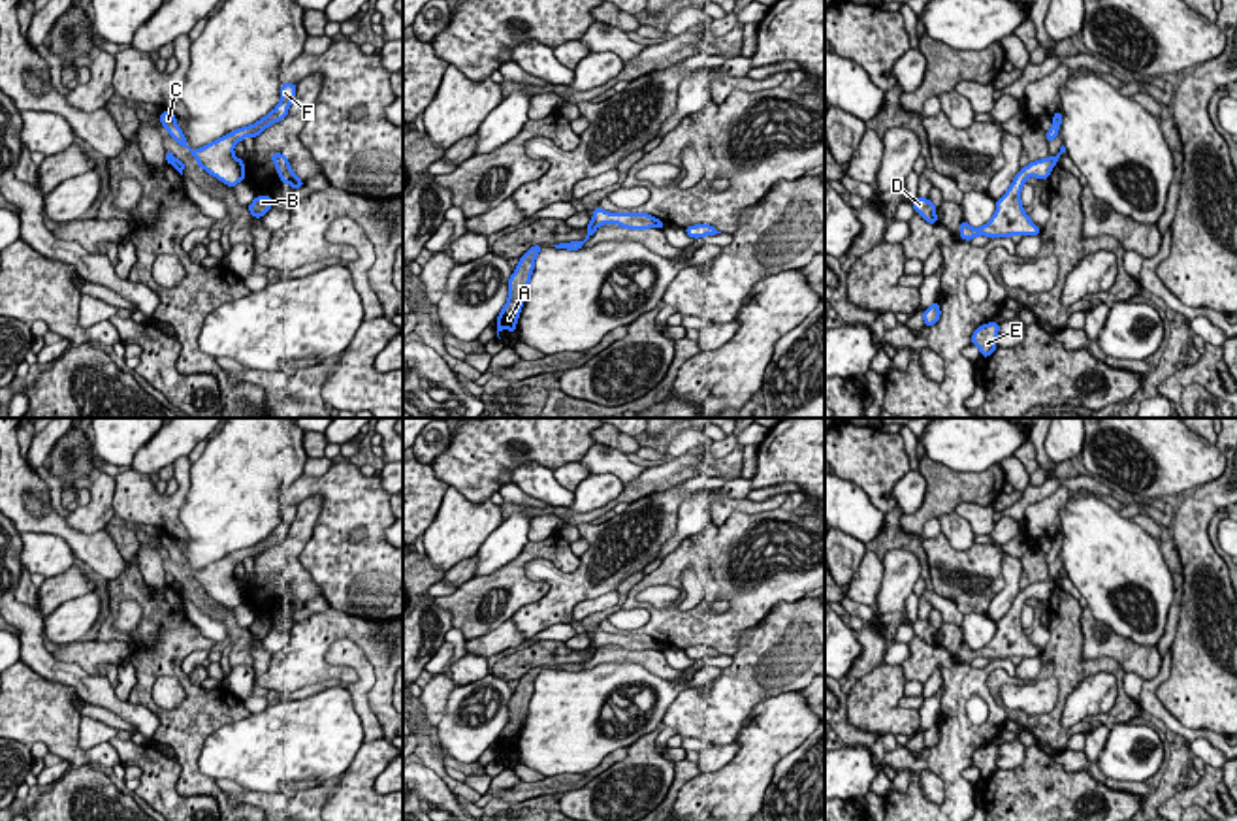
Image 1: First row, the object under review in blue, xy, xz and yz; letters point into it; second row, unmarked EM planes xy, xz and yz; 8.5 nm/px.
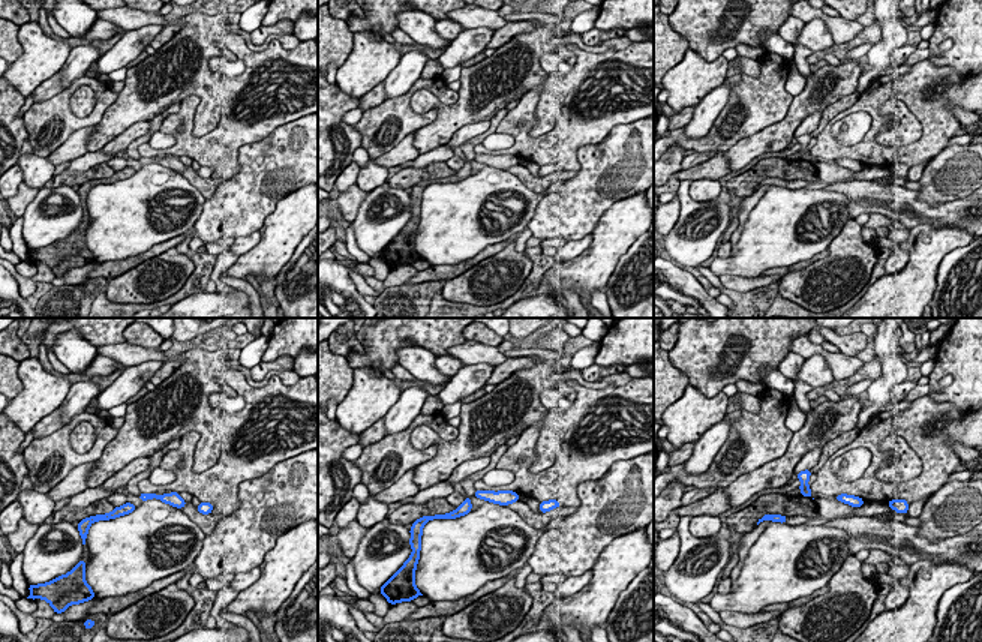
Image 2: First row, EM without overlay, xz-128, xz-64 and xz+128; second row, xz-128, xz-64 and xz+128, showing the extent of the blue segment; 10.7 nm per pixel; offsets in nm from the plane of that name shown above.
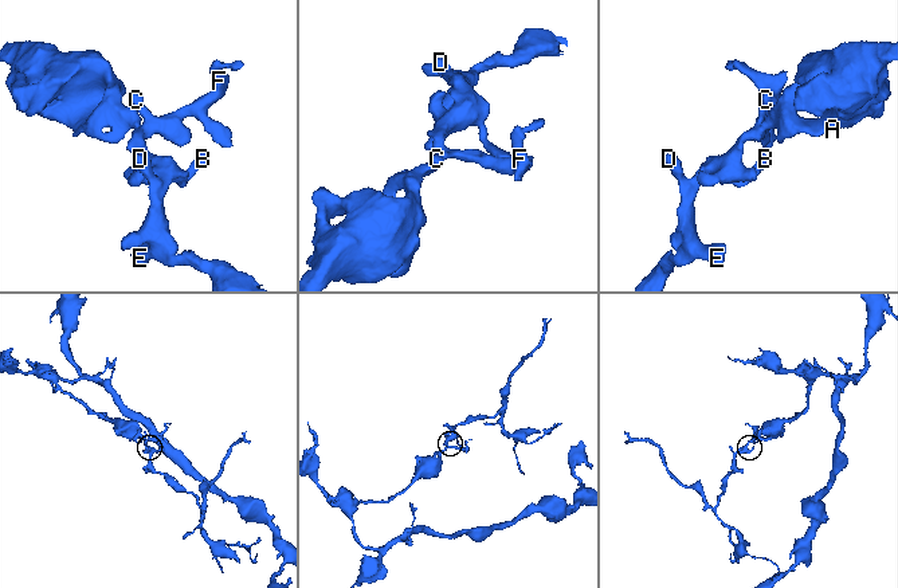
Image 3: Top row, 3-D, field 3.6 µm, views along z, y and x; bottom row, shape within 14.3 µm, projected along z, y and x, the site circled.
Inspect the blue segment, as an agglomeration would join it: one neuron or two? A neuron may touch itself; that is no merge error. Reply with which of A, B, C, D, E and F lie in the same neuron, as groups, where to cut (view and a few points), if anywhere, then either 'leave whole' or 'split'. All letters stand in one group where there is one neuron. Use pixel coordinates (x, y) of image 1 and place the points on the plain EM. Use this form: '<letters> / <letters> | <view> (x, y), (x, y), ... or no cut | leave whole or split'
A / B C D E F | xz (592, 641), (597, 648) | split

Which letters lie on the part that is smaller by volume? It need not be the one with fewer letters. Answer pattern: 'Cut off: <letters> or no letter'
Cut off: B, C, D, E, F

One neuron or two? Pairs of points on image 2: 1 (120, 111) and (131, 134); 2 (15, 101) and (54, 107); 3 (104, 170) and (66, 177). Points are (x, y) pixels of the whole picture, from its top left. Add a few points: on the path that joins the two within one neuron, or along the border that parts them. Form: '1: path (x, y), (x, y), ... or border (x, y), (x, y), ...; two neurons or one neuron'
1: border (147, 120), (132, 123), (101, 149); two neurons
2: border (21, 117), (29, 137); two neurons
3: path (95, 173), (75, 177); one neuron

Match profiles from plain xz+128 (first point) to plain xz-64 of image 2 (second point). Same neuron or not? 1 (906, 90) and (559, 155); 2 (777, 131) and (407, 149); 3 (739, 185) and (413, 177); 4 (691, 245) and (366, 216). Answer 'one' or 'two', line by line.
1: one
2: two
3: one
4: one

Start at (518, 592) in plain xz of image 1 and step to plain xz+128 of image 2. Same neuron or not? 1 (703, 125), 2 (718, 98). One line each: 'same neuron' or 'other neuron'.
1: other neuron
2: other neuron

